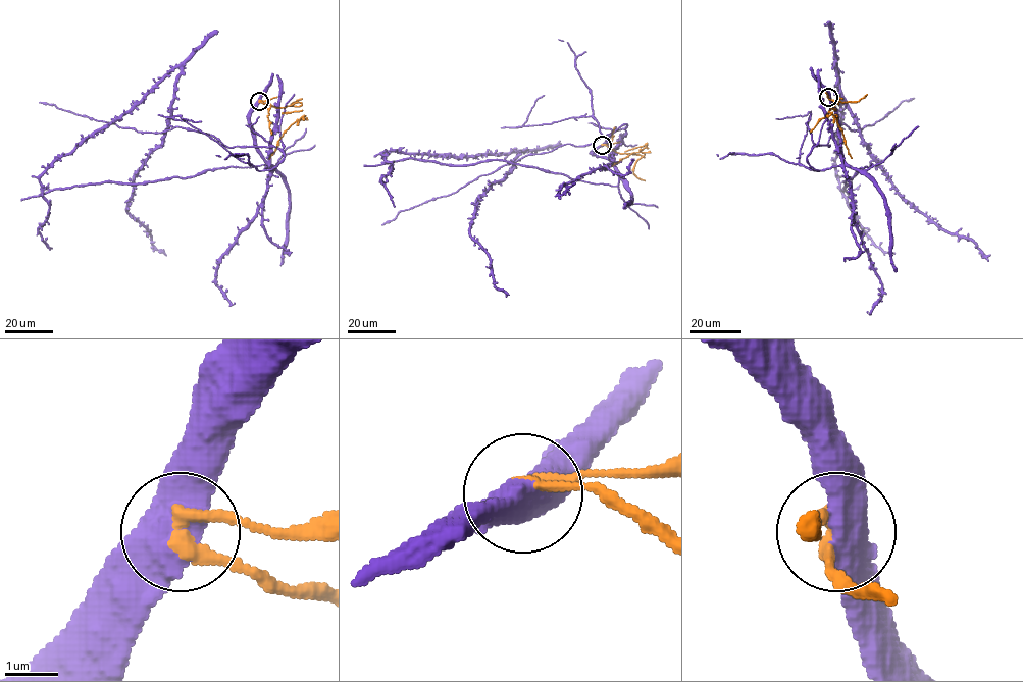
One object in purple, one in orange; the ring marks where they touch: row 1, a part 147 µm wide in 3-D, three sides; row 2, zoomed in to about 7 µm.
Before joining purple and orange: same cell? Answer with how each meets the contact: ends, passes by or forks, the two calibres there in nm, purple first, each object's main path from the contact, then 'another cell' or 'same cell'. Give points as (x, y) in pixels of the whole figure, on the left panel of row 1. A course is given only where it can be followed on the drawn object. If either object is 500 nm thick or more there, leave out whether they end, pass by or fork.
650 nm thick on the purple side, 240 nm on the other; purple runs (259, 101), (251, 135), (275, 170), (42, 195), (40, 175), (178, 67), (163, 142), (126, 208), (166, 255); orange runs (259, 101), (282, 108), (284, 113), (302, 111), (304, 115), (284, 133), (269, 159); another cell

